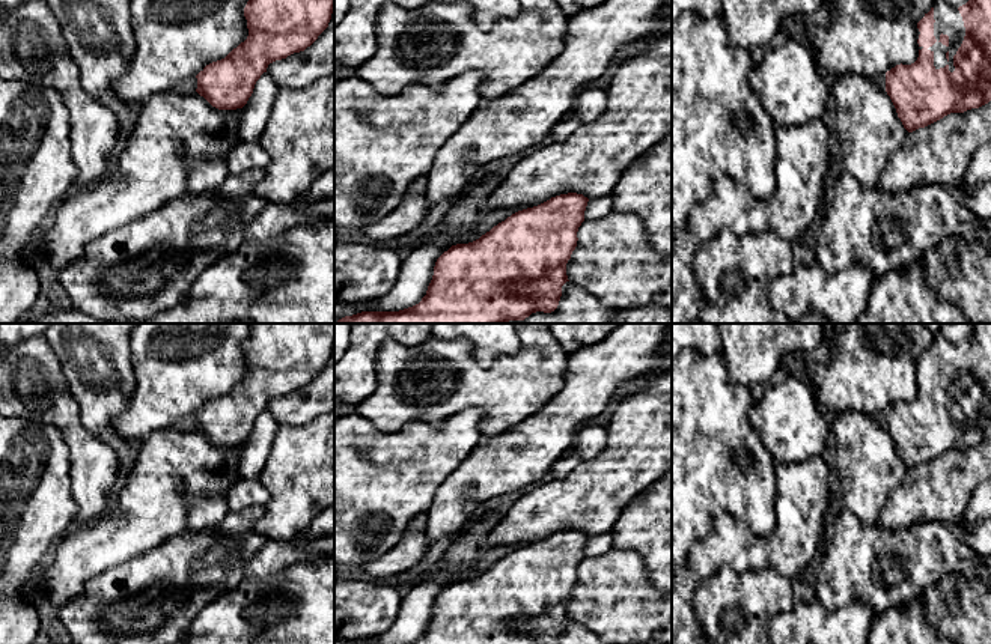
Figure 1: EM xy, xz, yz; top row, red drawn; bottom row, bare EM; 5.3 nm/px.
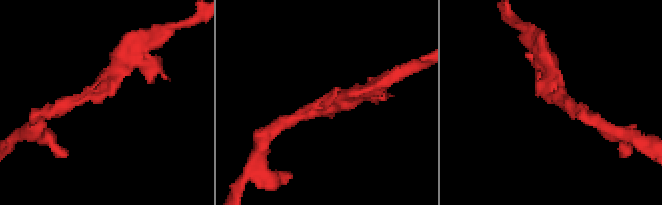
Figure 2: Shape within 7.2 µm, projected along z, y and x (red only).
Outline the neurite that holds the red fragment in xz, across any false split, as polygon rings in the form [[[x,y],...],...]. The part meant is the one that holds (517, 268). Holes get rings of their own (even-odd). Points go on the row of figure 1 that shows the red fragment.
[[[568,193],[518,211],[479,239],[444,251],[435,262],[432,280],[419,304],[399,311],[361,311],[336,324],[505,324],[524,320],[536,311],[551,313],[559,305],[562,286],[569,281],[566,263],[577,247],[577,232],[584,221],[587,202],[583,194]]]

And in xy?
[[[249,0],[244,8],[247,39],[196,75],[196,92],[218,110],[242,108],[268,65],[310,47],[328,27],[333,8],[334,0]]]

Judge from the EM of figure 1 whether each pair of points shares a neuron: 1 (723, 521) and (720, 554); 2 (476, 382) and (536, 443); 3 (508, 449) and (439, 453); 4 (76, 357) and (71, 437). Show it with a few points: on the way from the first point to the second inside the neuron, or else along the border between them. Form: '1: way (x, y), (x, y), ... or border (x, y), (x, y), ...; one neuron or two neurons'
1: way (723, 528), (723, 543), (720, 546); one neuron
2: border (547, 402), (520, 423), (500, 434), (485, 437); two neurons
3: border (481, 435), (470, 455), (448, 477); two neurons
4: border (59, 361), (85, 428); two neurons

